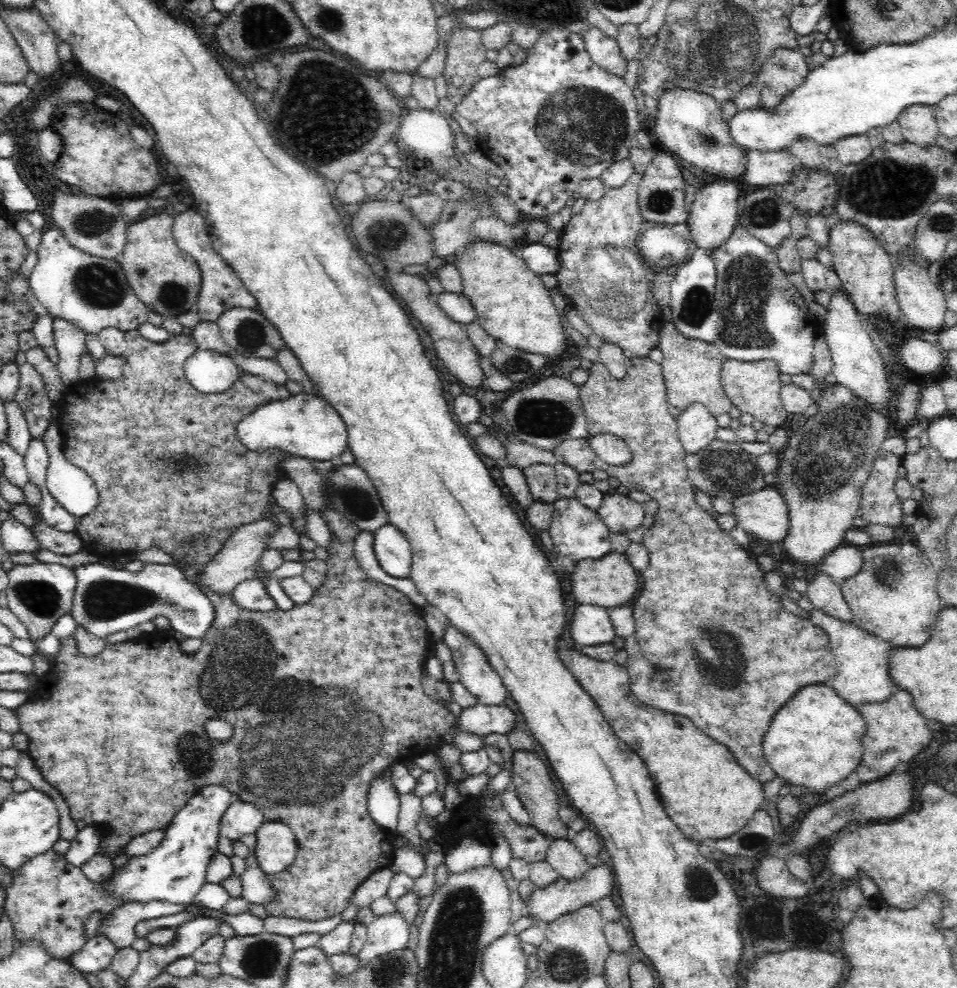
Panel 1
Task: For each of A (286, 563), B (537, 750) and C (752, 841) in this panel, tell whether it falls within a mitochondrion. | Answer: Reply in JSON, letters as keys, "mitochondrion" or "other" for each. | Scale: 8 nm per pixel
{"A":"other","B":"other","C":"mitochondrion"}

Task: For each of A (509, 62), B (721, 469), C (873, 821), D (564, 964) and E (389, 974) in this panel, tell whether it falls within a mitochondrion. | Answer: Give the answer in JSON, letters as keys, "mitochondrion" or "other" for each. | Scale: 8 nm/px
{"A":"other","B":"mitochondrion","C":"other","D":"mitochondrion","E":"mitochondrion"}

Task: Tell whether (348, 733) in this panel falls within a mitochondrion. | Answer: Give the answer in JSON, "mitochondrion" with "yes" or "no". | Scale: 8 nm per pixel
{"mitochondrion":"yes"}

